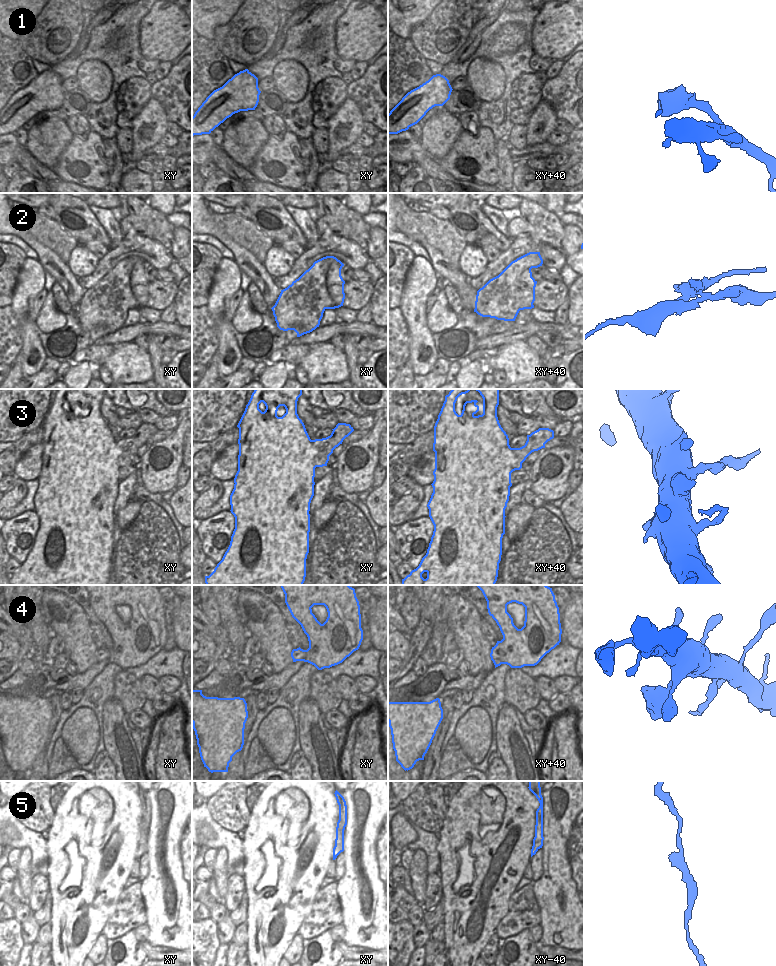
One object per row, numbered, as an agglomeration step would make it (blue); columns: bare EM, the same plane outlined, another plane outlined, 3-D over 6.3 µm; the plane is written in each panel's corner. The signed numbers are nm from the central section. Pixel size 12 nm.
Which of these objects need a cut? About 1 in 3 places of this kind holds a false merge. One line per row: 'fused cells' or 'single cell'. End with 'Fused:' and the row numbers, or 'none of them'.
1: fused cells
2: fused cells
3: single cell
4: single cell
5: single cell
Fused: 1, 2

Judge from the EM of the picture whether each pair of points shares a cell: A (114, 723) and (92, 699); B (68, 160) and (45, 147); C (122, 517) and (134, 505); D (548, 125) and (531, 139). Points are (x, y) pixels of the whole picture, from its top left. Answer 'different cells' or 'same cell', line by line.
A: different cells
B: different cells
C: same cell
D: same cell

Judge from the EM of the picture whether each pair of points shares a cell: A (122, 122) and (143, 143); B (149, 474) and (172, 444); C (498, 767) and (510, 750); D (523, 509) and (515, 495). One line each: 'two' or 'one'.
A: two
B: one
C: two
D: two

